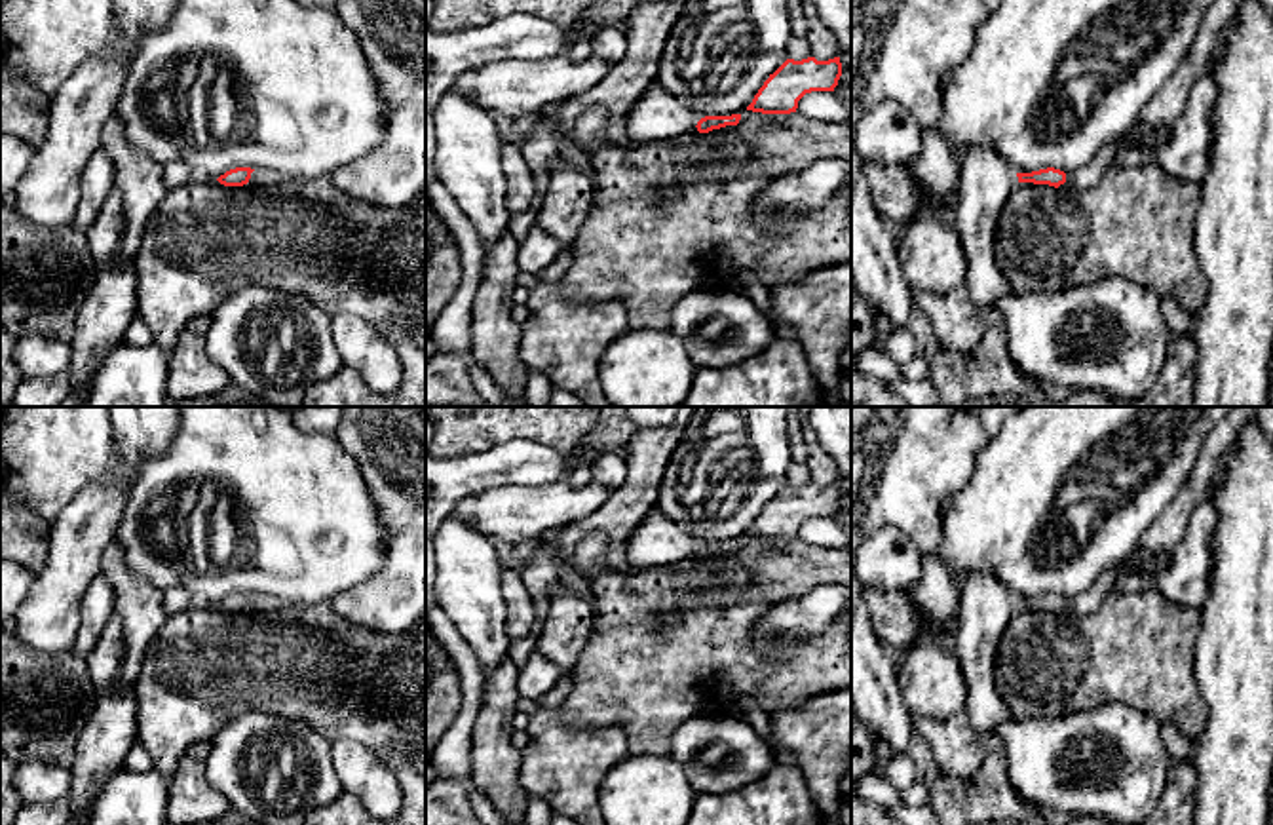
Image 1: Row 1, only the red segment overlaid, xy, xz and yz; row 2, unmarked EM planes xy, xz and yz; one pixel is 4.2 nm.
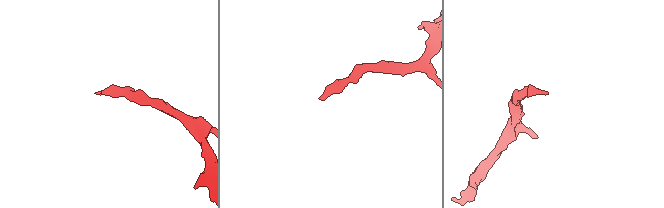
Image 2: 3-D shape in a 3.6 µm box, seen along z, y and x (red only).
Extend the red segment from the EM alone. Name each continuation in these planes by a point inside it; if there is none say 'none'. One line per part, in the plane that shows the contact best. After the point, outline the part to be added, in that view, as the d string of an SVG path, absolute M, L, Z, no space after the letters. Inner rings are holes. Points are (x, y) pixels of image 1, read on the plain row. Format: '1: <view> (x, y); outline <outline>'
1: xy (259, 603); outline M255 595L251 599L251 604L249 604L247 610L251 610L251 612L270 612L270 610L274 610L279 604L281 603L276 597L270 597L270 595Z

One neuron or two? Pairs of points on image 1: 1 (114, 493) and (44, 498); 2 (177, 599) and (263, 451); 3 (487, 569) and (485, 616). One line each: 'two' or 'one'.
1: two
2: two
3: one

